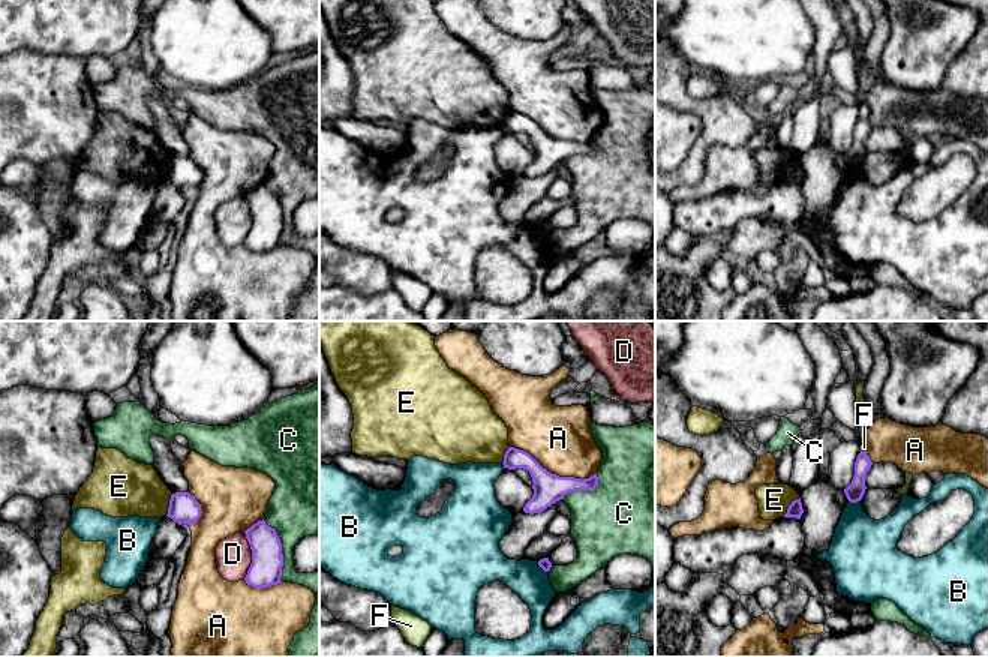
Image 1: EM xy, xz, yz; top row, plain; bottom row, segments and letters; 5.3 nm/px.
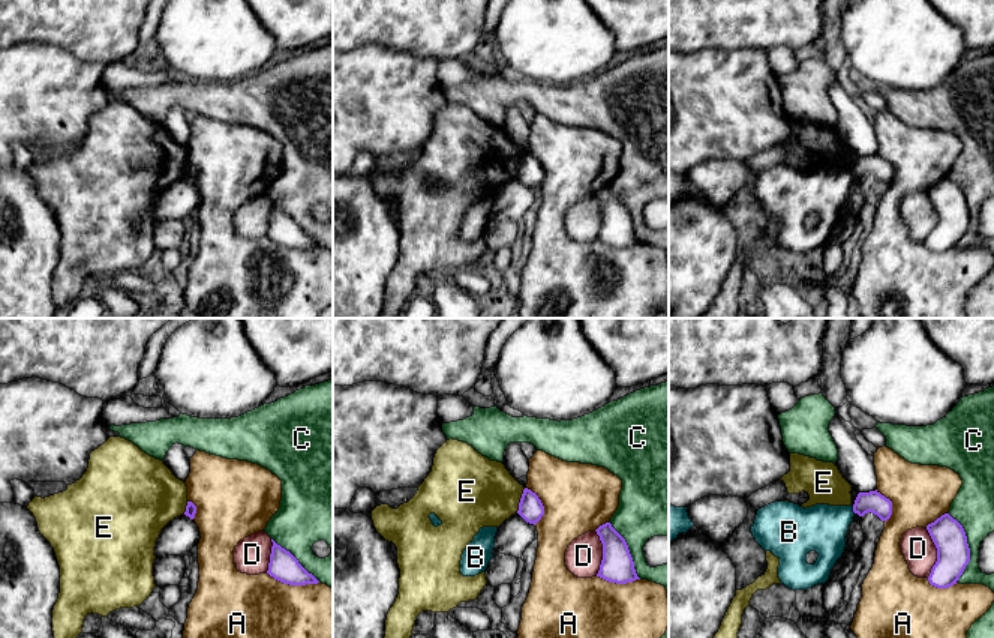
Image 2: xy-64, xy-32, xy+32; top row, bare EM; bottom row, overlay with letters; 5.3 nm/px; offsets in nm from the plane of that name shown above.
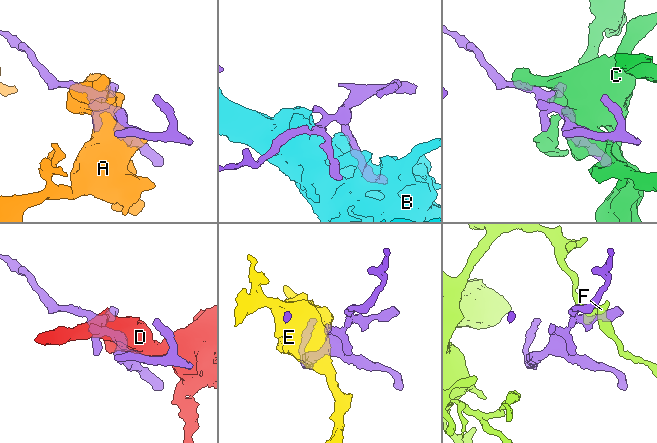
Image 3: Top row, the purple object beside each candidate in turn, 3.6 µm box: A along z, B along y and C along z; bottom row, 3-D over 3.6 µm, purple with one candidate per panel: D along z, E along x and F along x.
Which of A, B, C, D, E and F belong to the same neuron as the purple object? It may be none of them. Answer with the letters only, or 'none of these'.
none of these

